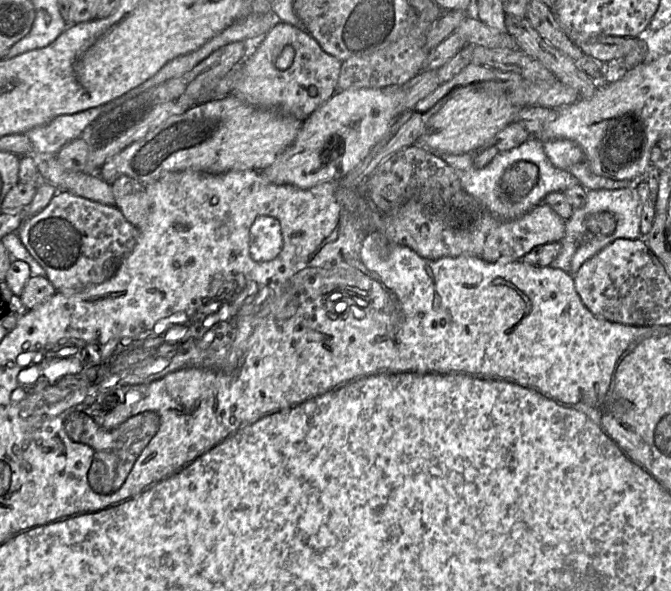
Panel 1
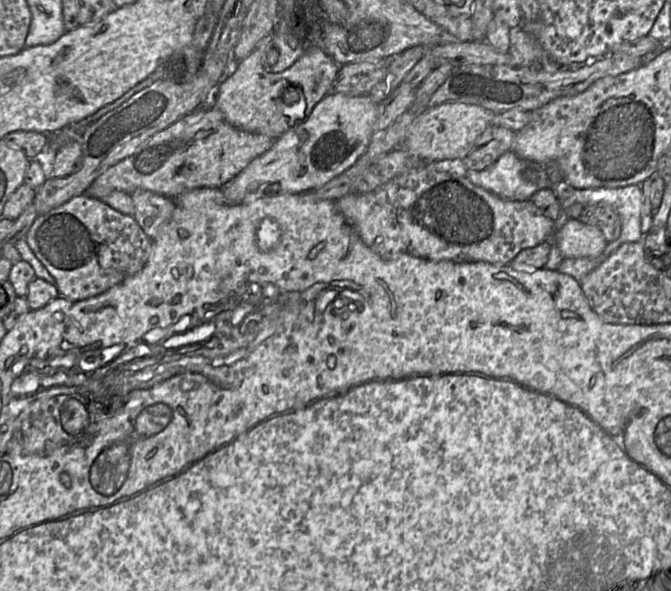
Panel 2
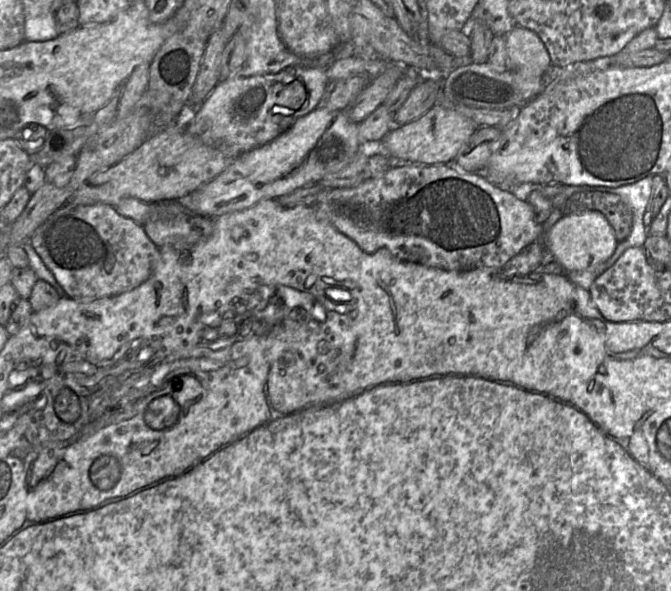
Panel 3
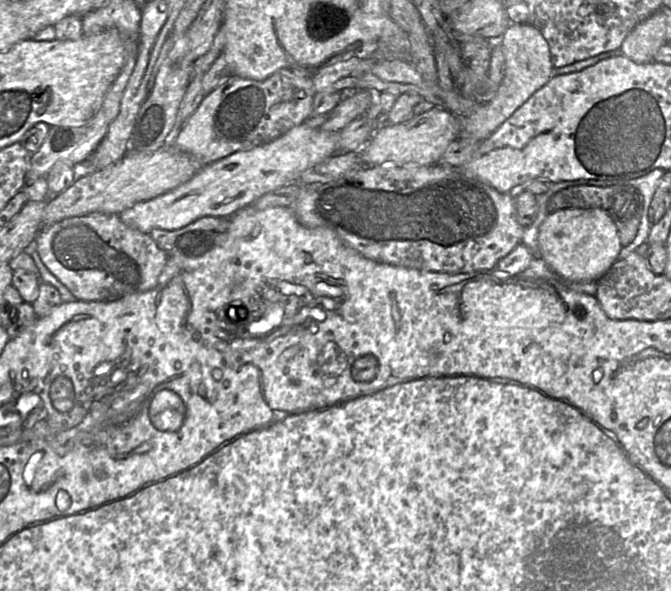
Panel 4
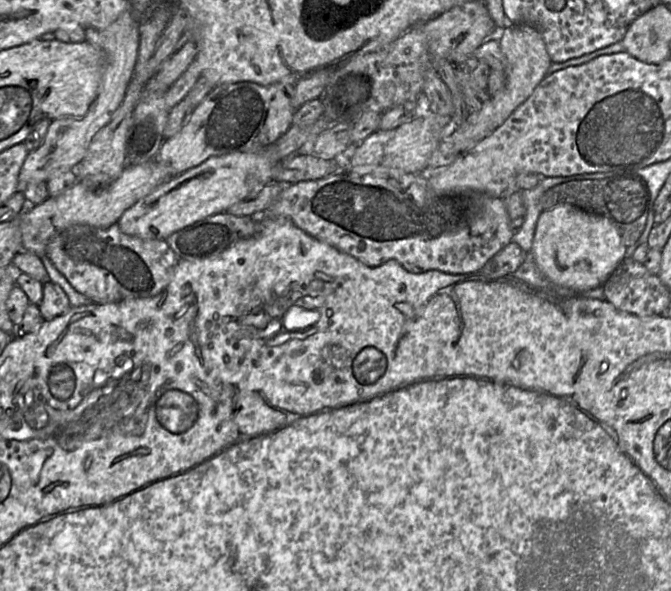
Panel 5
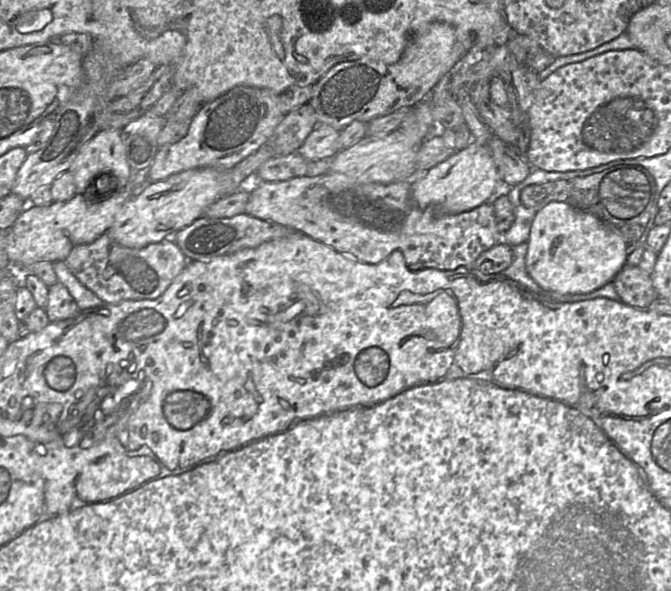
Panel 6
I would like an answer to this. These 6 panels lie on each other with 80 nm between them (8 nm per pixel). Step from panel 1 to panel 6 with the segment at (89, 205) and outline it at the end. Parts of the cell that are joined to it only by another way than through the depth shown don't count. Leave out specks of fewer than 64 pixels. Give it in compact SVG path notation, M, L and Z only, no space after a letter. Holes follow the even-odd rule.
M107 233L89 244L74 247L64 260L71 273L104 303L156 299L171 285L189 261L171 239L142 248L128 248L113 241Z

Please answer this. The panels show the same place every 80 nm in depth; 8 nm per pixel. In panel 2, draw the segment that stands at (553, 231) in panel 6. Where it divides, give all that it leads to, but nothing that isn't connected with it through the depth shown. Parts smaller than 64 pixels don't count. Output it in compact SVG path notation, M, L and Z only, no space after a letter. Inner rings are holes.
M572 218L555 230L552 238L547 241L553 241L564 258L595 258L608 243L599 228Z

